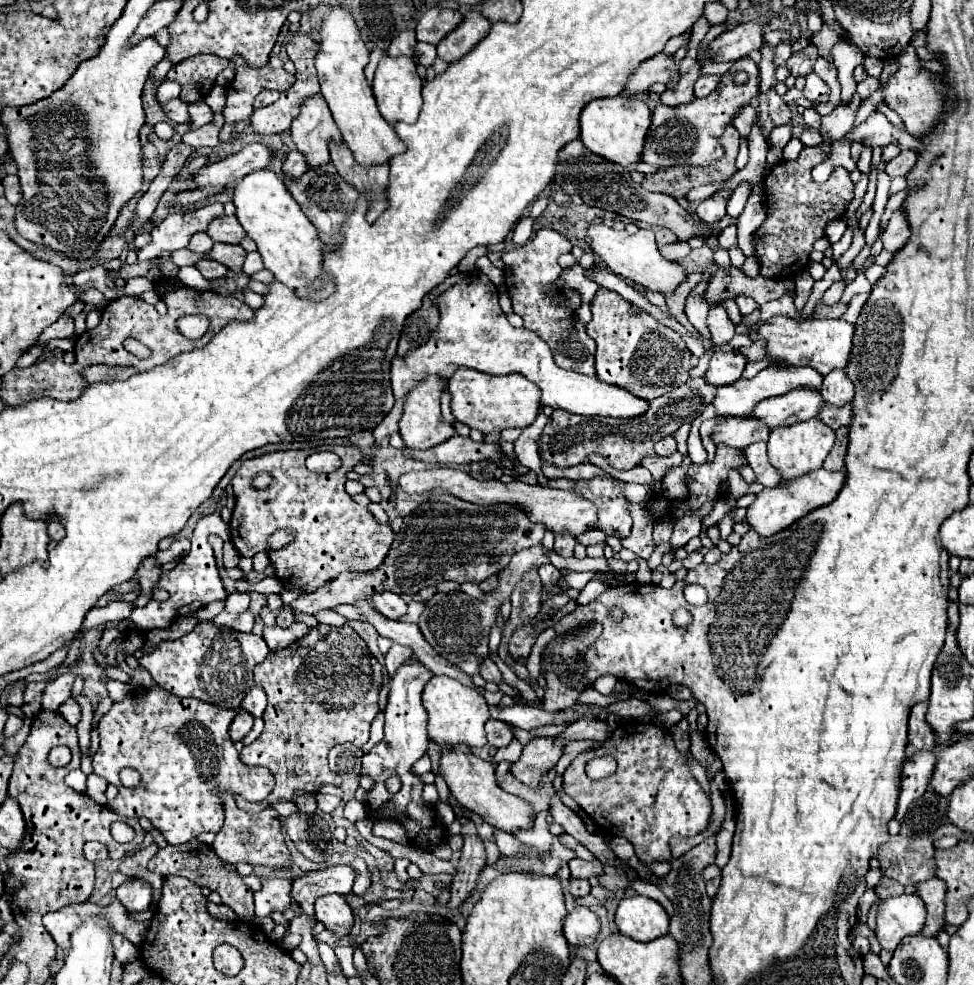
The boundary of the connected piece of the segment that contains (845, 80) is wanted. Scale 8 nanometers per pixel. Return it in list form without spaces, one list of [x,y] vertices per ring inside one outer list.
[[[838,41],[836,45],[832,45],[830,55],[832,55],[832,59],[836,63],[836,69],[838,69],[841,100],[848,103],[852,99],[852,95],[856,93],[853,71],[858,63],[862,63],[864,55],[854,43],[846,43],[846,41]]]

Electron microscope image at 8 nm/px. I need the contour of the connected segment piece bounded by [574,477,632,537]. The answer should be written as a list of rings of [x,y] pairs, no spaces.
[[[594,477],[590,481],[580,481],[574,491],[596,503],[598,521],[594,527],[602,529],[608,535],[612,535],[614,531],[620,531],[620,537],[630,535],[632,517],[626,509],[626,497],[616,483],[612,483],[610,479]]]

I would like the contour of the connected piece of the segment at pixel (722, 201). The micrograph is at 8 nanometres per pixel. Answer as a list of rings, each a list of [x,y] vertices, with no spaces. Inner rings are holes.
[[[722,189],[722,191],[716,191],[712,197],[704,199],[696,207],[696,215],[700,217],[700,221],[718,223],[726,215],[726,199],[728,199],[726,195],[732,195],[732,191],[730,189]]]

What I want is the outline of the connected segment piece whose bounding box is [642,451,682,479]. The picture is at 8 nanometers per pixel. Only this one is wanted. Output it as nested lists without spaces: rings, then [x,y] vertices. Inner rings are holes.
[[[678,451],[670,457],[656,457],[656,459],[644,459],[642,461],[642,465],[652,473],[654,479],[660,479],[668,467],[674,467],[680,463],[682,463],[682,455]]]

